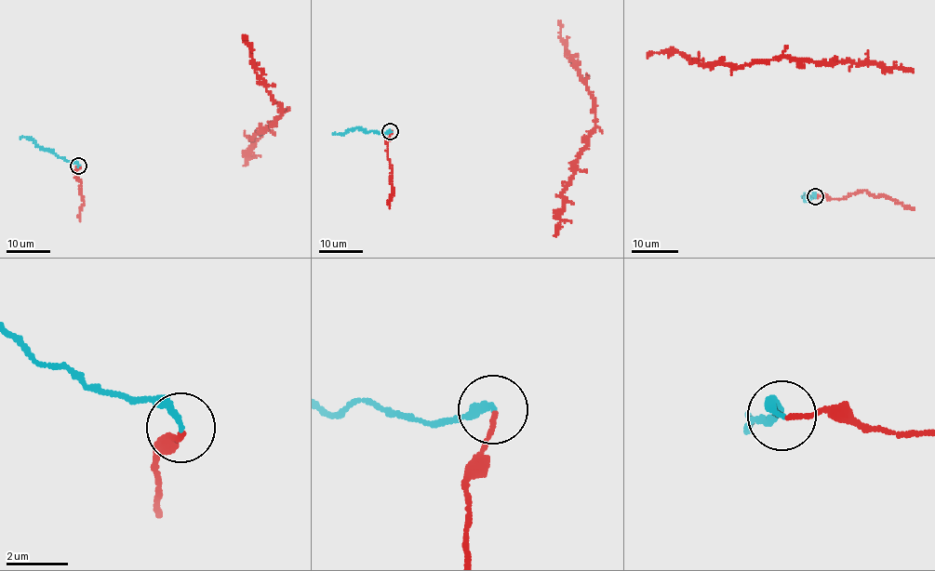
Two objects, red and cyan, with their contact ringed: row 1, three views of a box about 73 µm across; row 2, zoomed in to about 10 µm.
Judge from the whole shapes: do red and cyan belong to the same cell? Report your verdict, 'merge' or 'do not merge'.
merge

